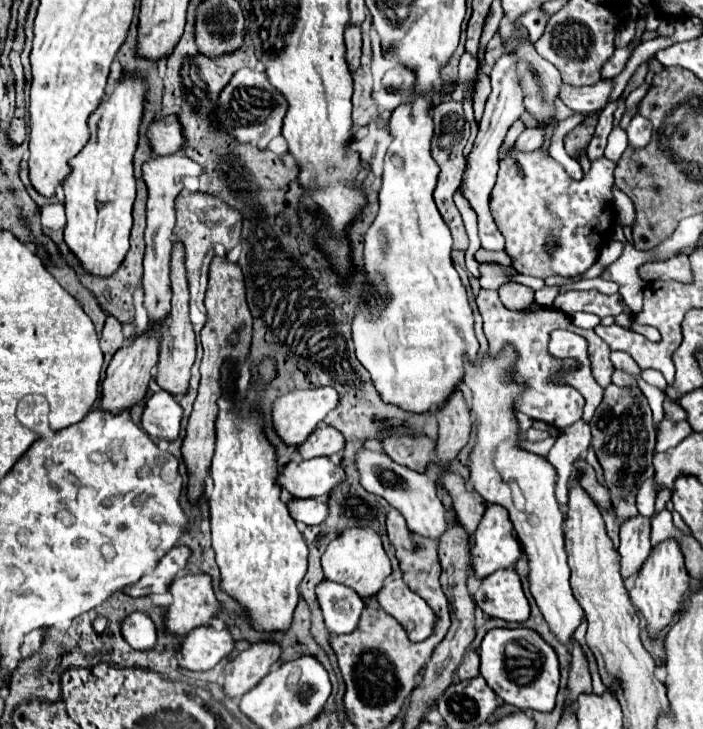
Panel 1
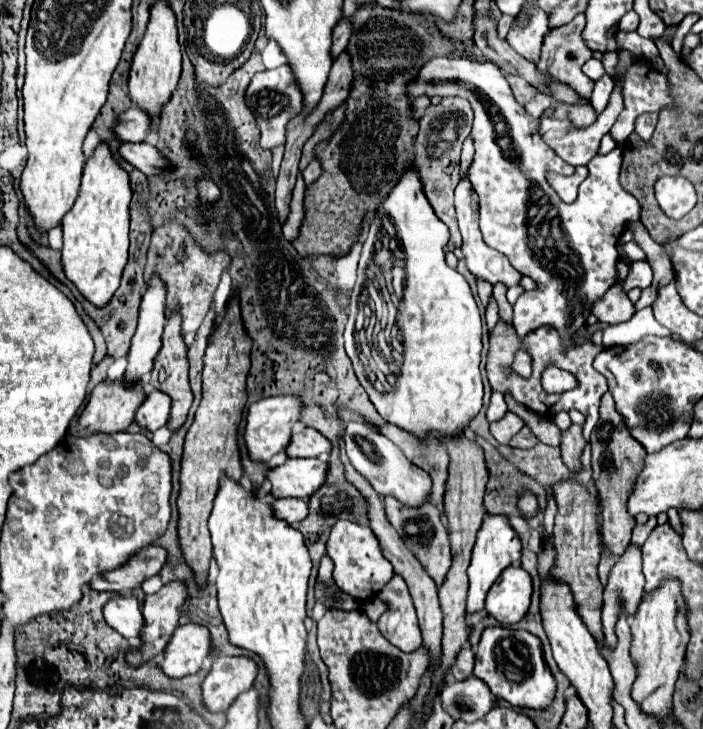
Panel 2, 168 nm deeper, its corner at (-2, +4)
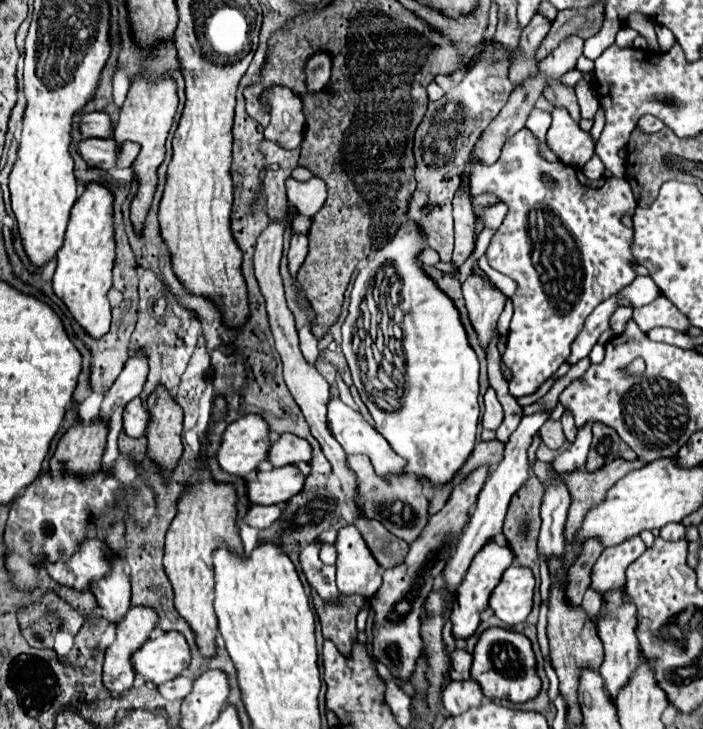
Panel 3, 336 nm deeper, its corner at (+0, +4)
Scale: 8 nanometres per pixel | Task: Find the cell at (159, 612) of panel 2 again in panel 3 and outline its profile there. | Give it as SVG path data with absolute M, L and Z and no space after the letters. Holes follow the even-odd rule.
M131 608L117 624L117 636L105 650L103 662L103 684L113 696L121 696L133 688L135 672L129 664L129 654L141 648L153 632L153 624L157 624L157 616L149 608Z

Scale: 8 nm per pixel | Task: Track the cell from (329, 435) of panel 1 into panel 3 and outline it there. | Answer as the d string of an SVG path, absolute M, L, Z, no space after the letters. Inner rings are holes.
M281 434L281 438L269 446L267 460L273 464L273 468L297 462L309 462L311 446L305 438L299 438L295 434Z

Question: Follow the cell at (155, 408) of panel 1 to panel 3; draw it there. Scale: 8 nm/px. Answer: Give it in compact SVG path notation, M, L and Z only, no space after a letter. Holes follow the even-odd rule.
M141 398L131 400L123 412L123 432L131 438L139 438L145 434L147 424L149 424L149 412L145 404L141 404Z

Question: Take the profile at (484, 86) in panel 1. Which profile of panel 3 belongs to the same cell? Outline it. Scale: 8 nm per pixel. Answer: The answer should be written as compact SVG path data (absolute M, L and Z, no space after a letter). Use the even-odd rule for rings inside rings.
M463 186L457 190L457 196L453 200L453 218L455 218L455 252L453 252L453 272L459 270L459 266L469 258L473 244L475 244L475 216L471 208L471 196L463 194Z

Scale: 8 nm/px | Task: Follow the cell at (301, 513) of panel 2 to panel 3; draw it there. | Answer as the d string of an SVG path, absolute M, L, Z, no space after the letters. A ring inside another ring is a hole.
M251 506L247 510L243 522L257 528L257 530L261 530L261 528L267 528L269 524L273 524L279 516L281 516L279 506Z

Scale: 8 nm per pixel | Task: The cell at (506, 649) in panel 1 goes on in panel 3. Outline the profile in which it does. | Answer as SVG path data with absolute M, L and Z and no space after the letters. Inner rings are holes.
M489 628L479 636L473 652L471 678L481 686L483 696L509 700L515 704L535 698L541 690L541 680L535 672L535 656L529 638L505 628Z

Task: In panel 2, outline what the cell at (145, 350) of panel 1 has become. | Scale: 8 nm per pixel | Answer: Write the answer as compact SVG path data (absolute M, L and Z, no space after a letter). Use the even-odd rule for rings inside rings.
M119 378L119 380L103 380L101 384L97 384L89 396L89 402L79 418L79 426L73 426L69 430L69 434L91 434L91 432L119 432L125 430L133 420L135 420L135 410L143 404L145 400L145 390L143 390L143 382L135 380L129 382L127 378Z

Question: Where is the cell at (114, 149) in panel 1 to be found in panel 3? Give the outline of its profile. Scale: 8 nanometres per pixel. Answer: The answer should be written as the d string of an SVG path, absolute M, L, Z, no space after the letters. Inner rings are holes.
M89 184L71 210L65 246L57 252L57 270L53 276L53 292L69 308L75 322L91 336L101 338L109 332L111 306L107 292L111 288L111 268L115 260L113 240L113 196L103 184Z

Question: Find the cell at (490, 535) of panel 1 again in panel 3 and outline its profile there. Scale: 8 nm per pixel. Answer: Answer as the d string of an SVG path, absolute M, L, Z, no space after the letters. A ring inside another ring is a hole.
M489 542L489 546L485 546L475 558L473 558L473 564L469 566L469 572L465 576L465 580L461 582L461 586L457 588L457 596L455 596L455 604L453 604L453 612L451 612L451 622L453 622L453 628L451 628L451 636L455 640L461 640L461 638L469 638L475 634L479 622L481 622L481 612L487 608L487 602L489 602L489 596L491 592L495 590L495 586L499 584L503 572L511 566L511 560L513 560L513 554L507 546L499 546L495 542Z

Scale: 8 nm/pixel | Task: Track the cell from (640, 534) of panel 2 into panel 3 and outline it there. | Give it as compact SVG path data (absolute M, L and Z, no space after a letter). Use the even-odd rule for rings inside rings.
M637 536L637 540L627 540L617 548L605 548L591 572L591 588L599 594L617 590L625 586L625 570L631 562L635 562L647 550L645 542Z

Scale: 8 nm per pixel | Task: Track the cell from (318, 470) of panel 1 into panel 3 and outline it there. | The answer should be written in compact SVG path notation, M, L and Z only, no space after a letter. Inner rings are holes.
M295 466L273 468L269 472L257 472L247 484L247 498L251 504L285 504L297 492L301 492L305 476Z

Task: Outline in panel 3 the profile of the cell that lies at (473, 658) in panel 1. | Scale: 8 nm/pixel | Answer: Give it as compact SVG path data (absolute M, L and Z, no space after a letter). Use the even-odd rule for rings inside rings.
M455 648L451 652L451 680L469 680L471 668L471 654L463 648Z

